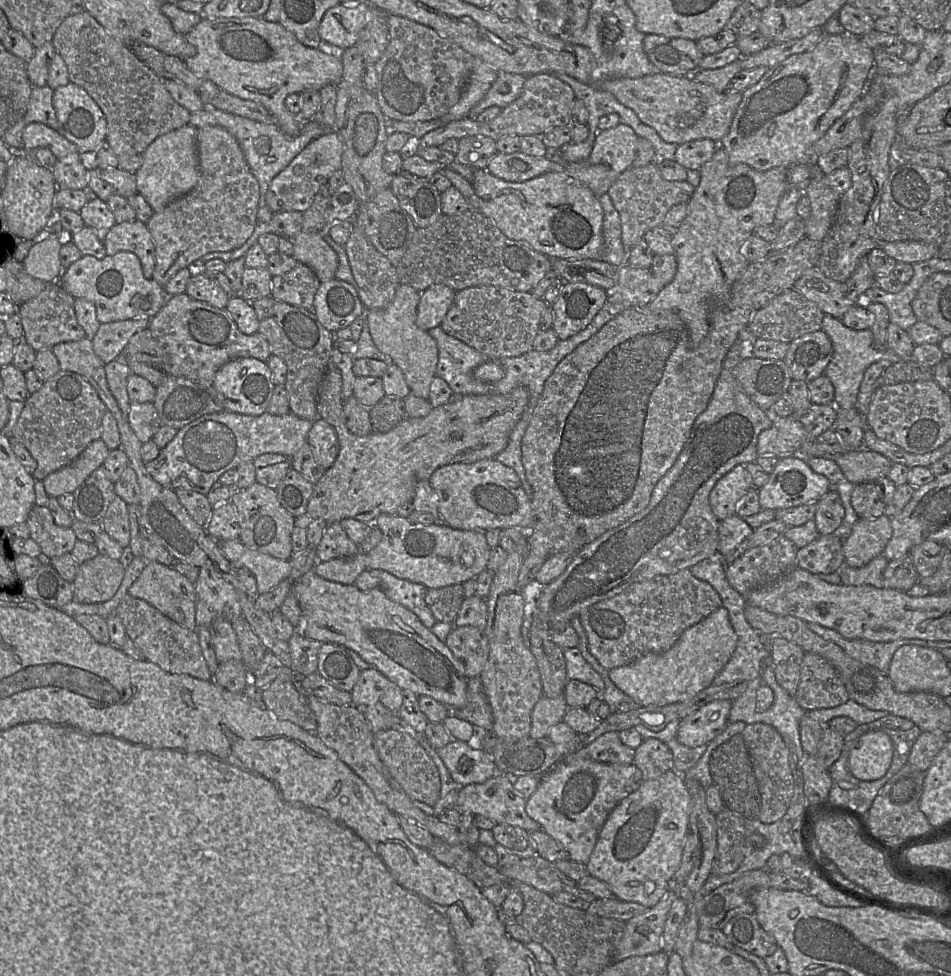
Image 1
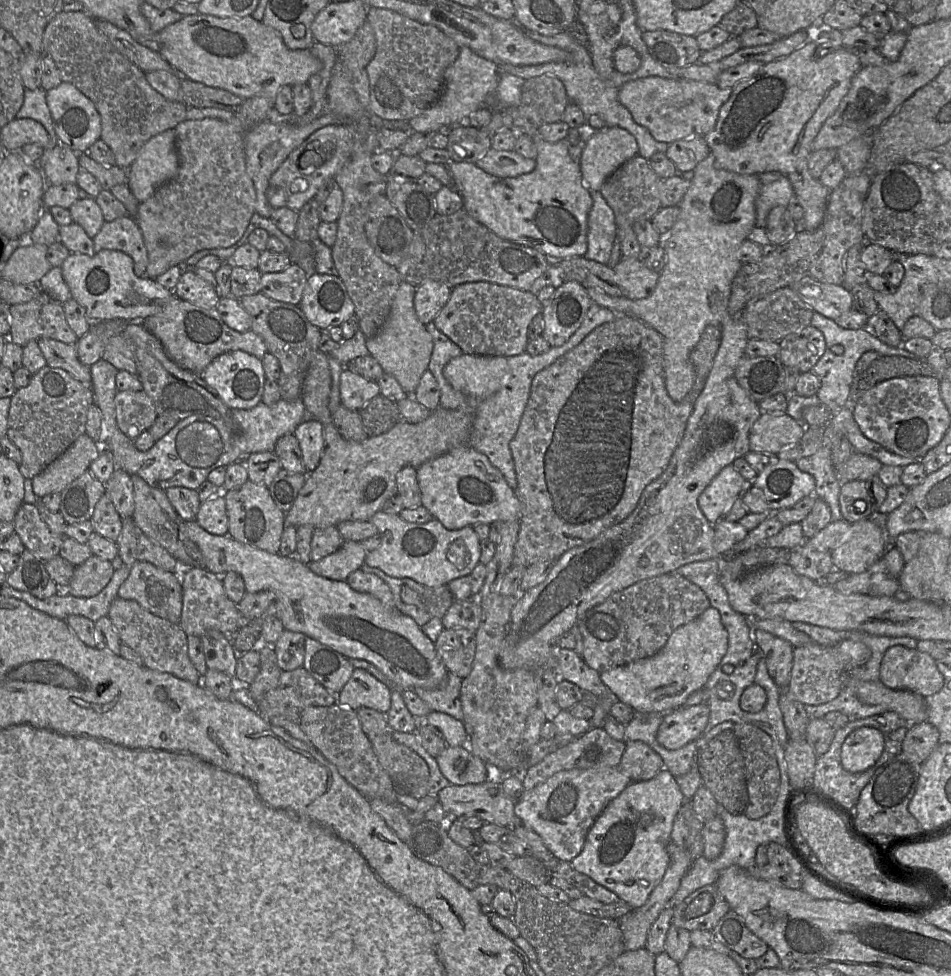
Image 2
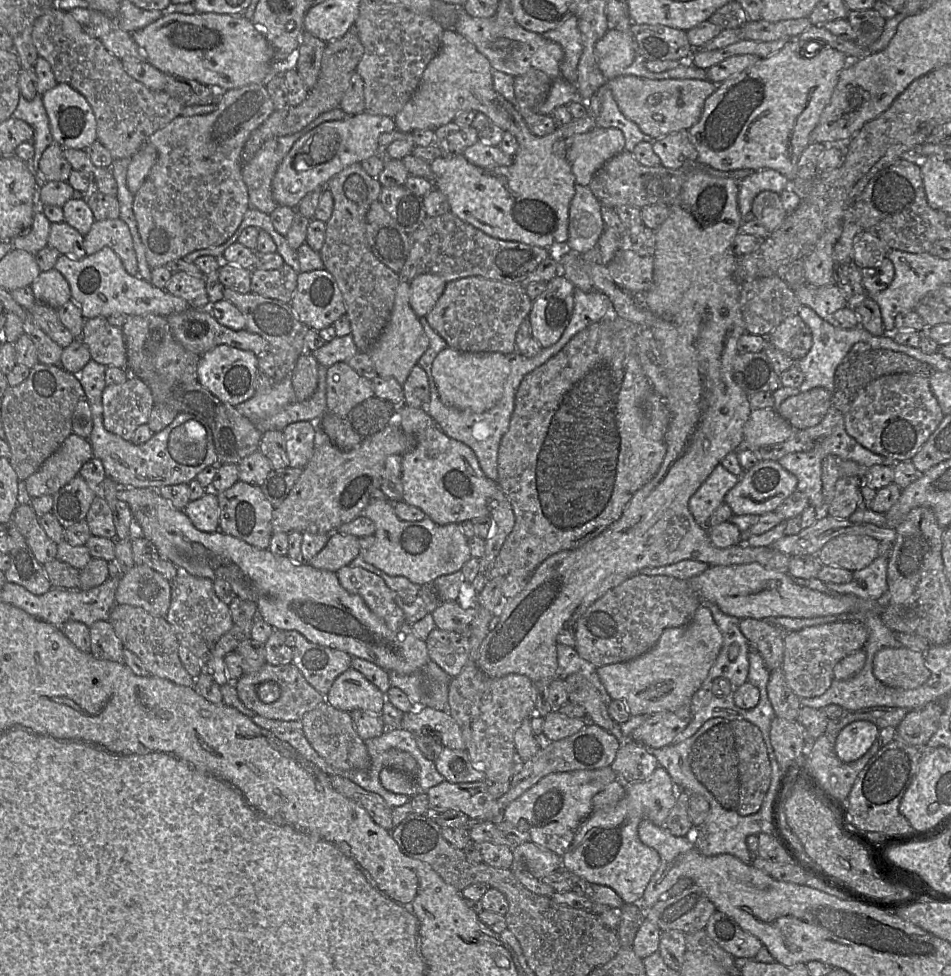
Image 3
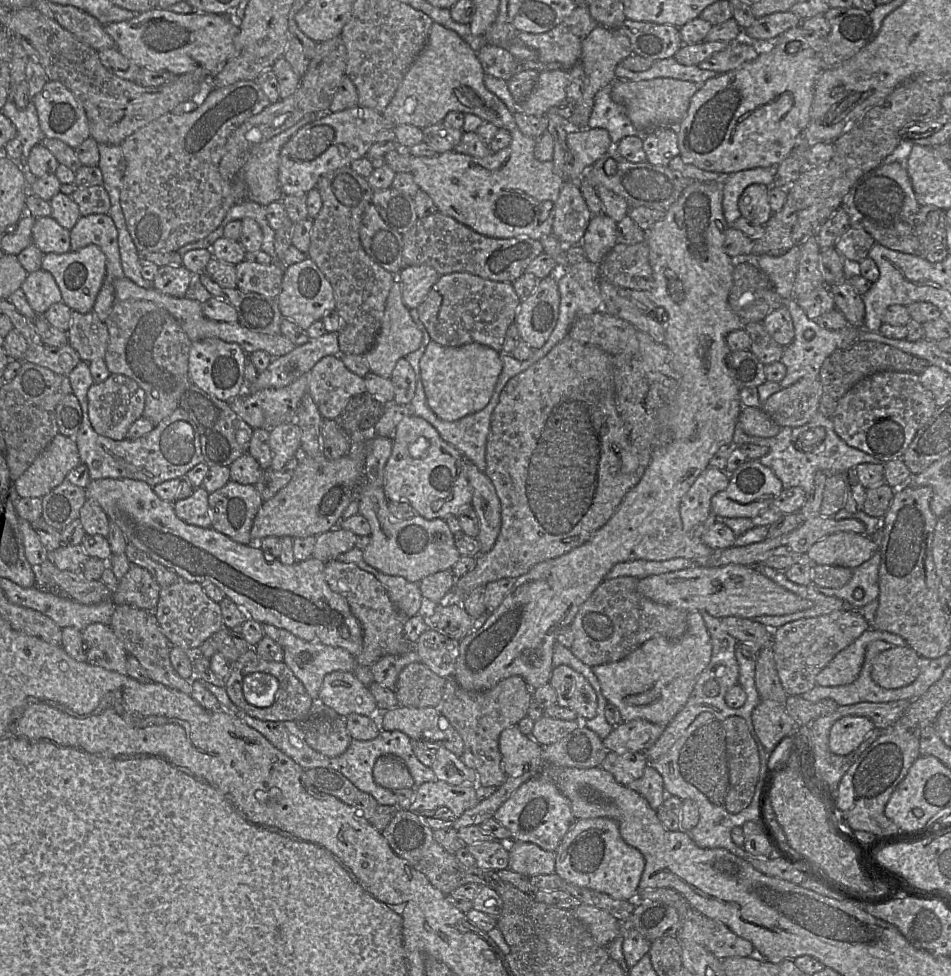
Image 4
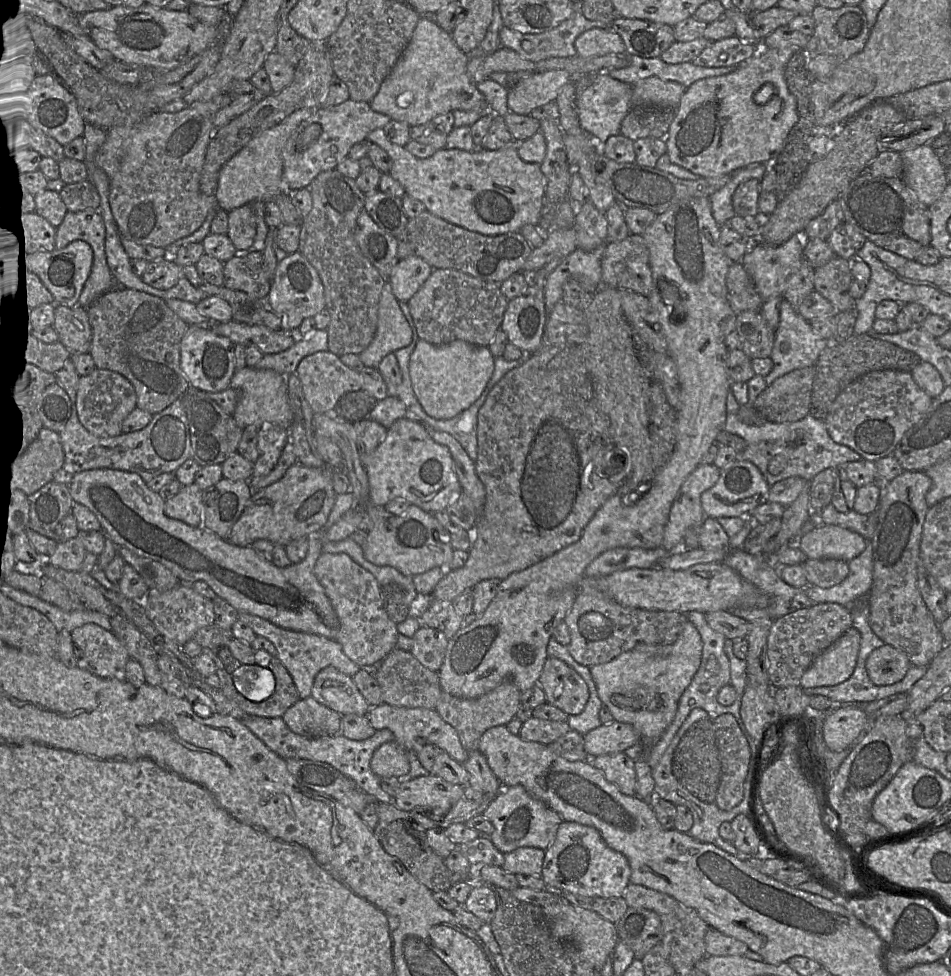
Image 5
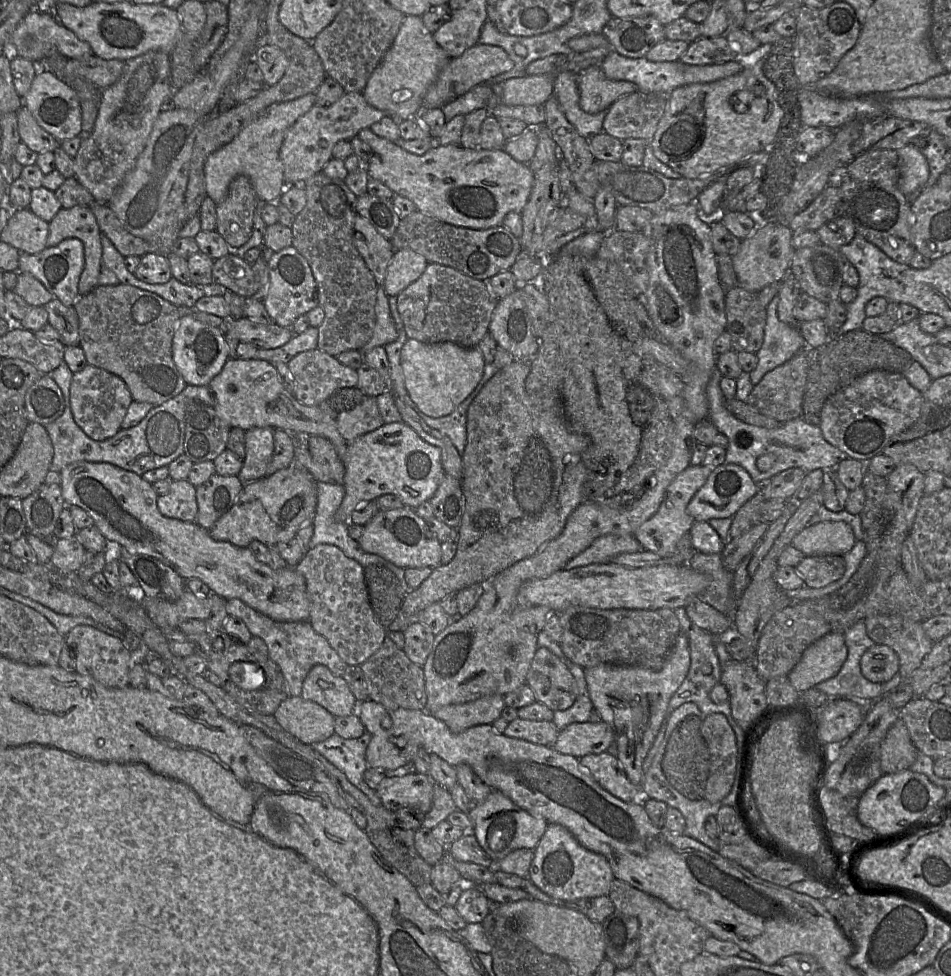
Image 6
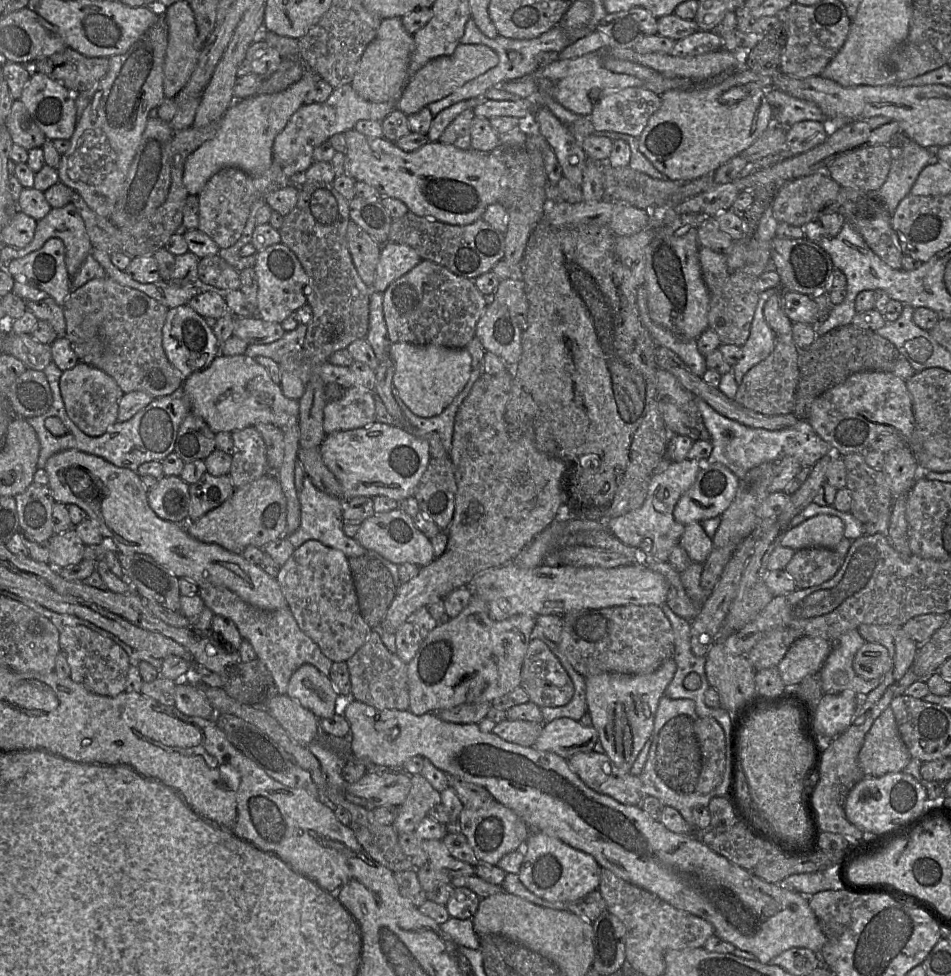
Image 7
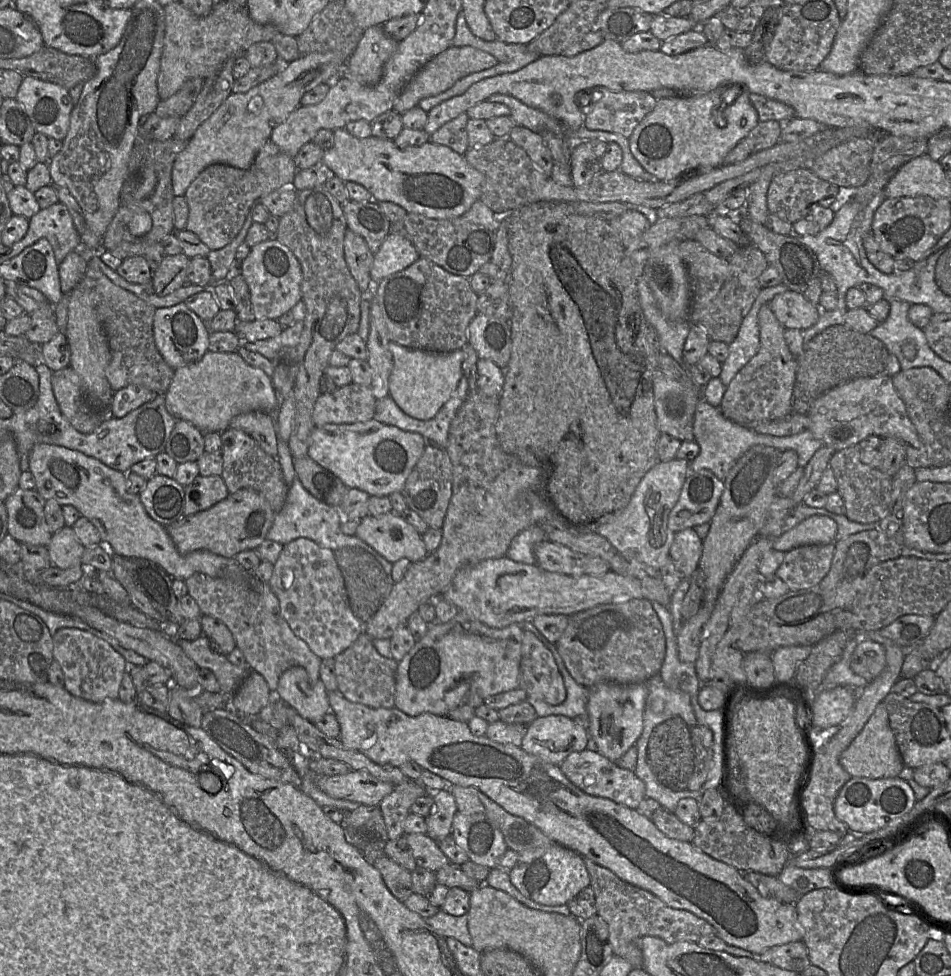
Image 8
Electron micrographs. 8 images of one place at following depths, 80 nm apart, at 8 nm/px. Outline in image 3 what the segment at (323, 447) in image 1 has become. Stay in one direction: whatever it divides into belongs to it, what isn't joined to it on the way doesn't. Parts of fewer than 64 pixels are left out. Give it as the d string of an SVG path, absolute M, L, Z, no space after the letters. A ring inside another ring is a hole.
M299 421L282 430L289 465L303 469L313 456L316 429L310 421Z

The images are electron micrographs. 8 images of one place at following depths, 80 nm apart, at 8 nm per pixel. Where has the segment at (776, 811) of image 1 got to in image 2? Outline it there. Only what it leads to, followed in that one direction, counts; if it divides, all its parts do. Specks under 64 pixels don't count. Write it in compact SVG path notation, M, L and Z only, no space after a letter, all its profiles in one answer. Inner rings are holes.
M634 711L634 717L625 726L625 737L628 741L641 741L648 744L662 757L665 769L674 777L675 775L669 767L671 765L672 767L678 765L686 769L686 758L694 754L694 761L692 761L691 757L691 771L677 778L681 792L686 799L692 799L697 790L704 785L711 791L720 807L733 815L743 814L750 819L759 819L770 813L778 798L781 775L774 742L768 733L751 723L724 721L710 729L706 729L697 740L686 744L682 748L669 750L657 741L657 731L662 722L663 714L664 713L635 713Z

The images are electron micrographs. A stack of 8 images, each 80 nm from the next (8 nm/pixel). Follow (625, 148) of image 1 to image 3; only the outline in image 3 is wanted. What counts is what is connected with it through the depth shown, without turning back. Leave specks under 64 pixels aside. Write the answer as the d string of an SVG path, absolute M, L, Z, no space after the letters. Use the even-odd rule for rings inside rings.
M594 128L564 140L565 158L577 185L588 186L595 173L612 157L625 150L625 137L617 128Z

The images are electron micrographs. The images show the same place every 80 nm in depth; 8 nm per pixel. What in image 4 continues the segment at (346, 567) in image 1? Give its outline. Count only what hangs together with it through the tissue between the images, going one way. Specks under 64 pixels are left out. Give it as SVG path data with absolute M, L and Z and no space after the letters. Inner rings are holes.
M340 525L316 535L316 545L312 556L320 561L328 562L338 559L340 555L356 546L357 535Z

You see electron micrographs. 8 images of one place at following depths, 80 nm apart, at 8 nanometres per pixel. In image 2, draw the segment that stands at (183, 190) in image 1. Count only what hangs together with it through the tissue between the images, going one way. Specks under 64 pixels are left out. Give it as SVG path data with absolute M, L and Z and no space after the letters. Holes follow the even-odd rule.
M169 129L152 137L143 145L128 169L129 189L140 203L144 202L159 186L176 175L178 167L175 131Z

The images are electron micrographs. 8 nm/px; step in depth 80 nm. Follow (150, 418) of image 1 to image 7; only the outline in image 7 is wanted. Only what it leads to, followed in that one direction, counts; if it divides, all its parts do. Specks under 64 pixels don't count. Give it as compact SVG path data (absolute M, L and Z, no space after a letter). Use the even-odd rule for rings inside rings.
M79 362L72 369L63 371L59 386L69 418L86 435L101 436L117 422L119 401L124 392L116 381L101 369Z

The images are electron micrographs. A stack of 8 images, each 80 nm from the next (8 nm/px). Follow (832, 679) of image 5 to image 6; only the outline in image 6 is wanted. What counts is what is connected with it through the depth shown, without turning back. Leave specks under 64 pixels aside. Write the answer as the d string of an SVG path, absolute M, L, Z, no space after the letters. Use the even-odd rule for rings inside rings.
M830 632L812 643L787 678L800 693L838 674L847 658L842 632Z

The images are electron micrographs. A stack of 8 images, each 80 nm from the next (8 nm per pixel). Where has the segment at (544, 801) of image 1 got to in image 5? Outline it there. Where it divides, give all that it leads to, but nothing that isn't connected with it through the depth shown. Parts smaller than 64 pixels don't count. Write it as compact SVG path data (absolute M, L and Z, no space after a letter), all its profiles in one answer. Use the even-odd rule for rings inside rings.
M523 786L501 787L482 816L489 820L494 830L490 840L494 846L506 854L520 847L546 850L555 841L557 830L564 821L554 810L534 798Z

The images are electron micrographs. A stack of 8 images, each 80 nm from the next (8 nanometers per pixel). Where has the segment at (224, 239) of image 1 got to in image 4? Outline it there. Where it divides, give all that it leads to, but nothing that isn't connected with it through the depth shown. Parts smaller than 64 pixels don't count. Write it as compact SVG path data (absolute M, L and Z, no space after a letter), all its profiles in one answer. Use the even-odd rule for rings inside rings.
M256 80L238 81L224 88L211 90L207 98L194 111L181 115L172 113L164 114L137 130L122 142L120 148L125 160L125 172L123 175L123 186L120 192L120 205L125 217L127 230L139 252L176 252L179 248L186 244L204 239L222 224L227 213L234 205L243 200L248 200L246 199L246 187L241 178L239 178L240 182L238 185L233 185L233 179L224 179L219 172L218 162L223 154L223 148L228 137L246 120L254 115L259 114L270 104L271 102L263 90L259 87Z

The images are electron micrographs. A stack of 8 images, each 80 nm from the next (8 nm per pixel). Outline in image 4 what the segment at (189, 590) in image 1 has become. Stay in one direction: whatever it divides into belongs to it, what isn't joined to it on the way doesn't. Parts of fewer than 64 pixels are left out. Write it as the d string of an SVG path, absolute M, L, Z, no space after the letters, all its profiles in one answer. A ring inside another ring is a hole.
M131 564L116 585L112 600L117 605L128 604L153 611L157 606L161 589L147 569Z

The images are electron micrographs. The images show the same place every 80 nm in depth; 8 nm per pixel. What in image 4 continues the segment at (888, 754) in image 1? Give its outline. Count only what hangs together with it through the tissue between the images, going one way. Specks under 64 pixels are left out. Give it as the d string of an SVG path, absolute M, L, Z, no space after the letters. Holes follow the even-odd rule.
M844 716L831 727L829 747L836 755L845 756L855 751L875 725L864 716Z

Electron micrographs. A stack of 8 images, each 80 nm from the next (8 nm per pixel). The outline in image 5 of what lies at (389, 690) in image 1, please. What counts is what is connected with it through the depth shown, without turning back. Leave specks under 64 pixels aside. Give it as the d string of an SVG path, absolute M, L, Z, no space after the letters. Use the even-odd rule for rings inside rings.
M332 666L325 667L316 675L311 697L340 715L366 715L371 707L352 676Z

